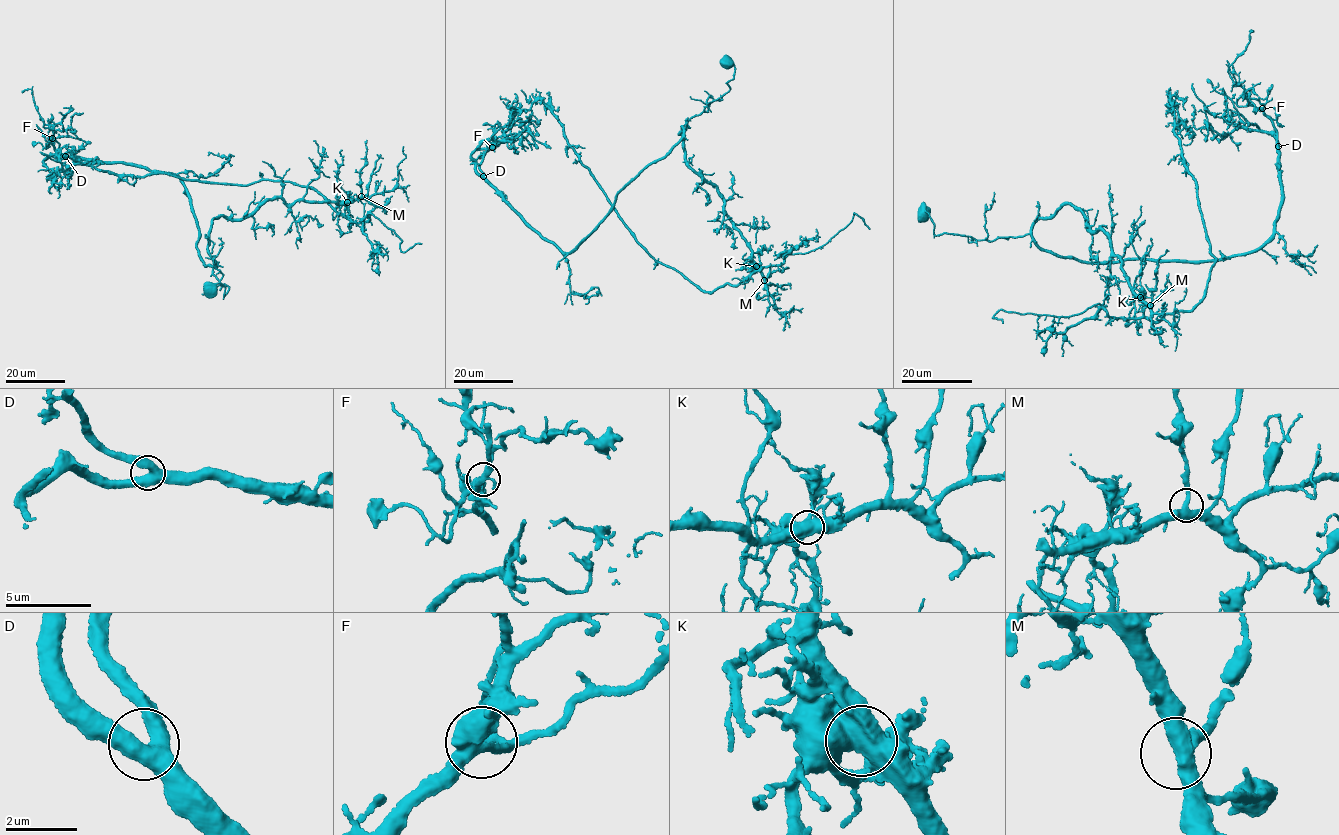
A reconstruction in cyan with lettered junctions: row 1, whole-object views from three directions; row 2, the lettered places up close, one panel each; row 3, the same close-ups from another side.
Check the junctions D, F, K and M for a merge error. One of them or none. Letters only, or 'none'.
K

